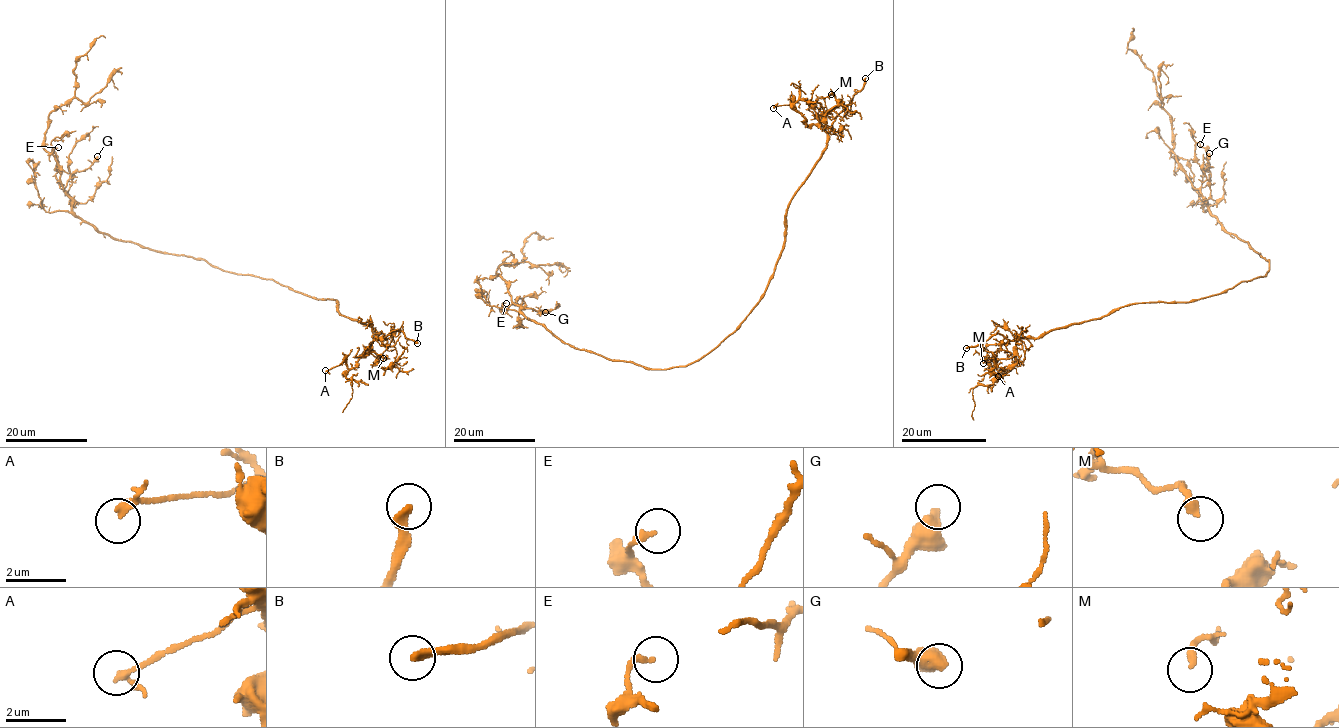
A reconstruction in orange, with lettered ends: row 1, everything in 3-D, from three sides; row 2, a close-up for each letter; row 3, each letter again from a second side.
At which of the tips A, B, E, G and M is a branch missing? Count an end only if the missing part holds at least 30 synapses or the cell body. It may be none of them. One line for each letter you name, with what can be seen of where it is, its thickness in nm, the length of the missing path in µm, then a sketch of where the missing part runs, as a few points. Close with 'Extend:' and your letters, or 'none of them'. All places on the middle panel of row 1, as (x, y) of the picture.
B: (865, 78) | 300 nm | 60 µm
Extend: B

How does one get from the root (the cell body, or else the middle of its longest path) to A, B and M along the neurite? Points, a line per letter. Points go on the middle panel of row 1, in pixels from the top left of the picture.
A: (678, 367), (715, 349), (759, 300), (789, 202), (825, 147), (823, 127), (808, 125), (792, 103), (773, 108)
B: (678, 367), (715, 349), (759, 300), (782, 249), (789, 202), (825, 147), (832, 121), (865, 78)
M: (678, 367), (715, 349), (764, 291), (784, 242), (789, 202), (826, 144), (813, 103), (831, 94)

